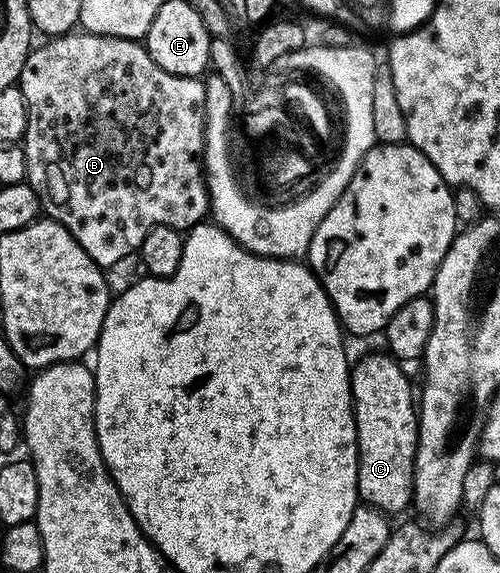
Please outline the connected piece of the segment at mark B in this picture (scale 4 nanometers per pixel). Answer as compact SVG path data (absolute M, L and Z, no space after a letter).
M69 32L47 39L45 46L37 45L28 51L28 59L18 79L22 96L28 105L28 127L24 133L22 149L24 149L24 174L27 184L34 188L40 201L41 211L51 221L62 224L78 240L78 244L101 268L116 266L123 258L137 253L142 240L146 240L146 232L155 226L169 226L181 232L205 221L210 214L208 201L208 184L204 176L204 105L206 92L204 82L199 77L187 78L166 72L150 56L147 45L131 38L115 38L105 34L87 32Z

